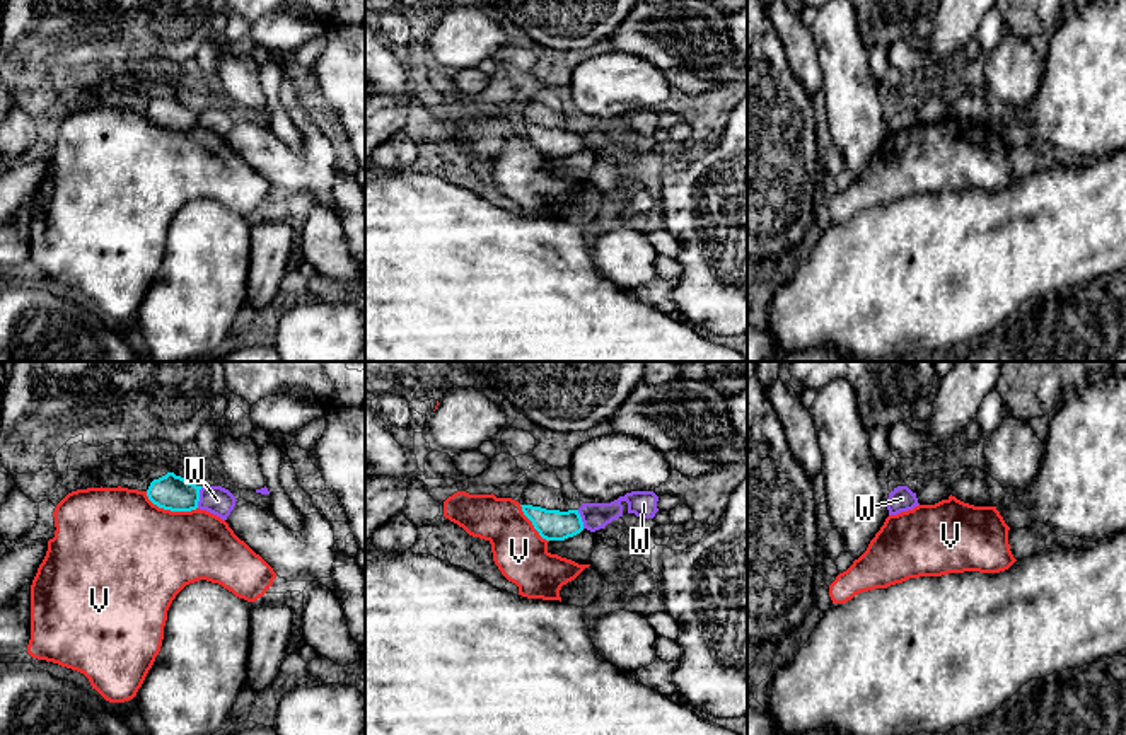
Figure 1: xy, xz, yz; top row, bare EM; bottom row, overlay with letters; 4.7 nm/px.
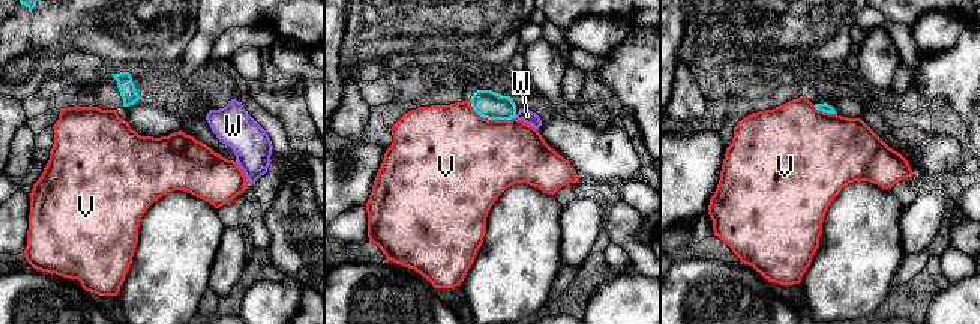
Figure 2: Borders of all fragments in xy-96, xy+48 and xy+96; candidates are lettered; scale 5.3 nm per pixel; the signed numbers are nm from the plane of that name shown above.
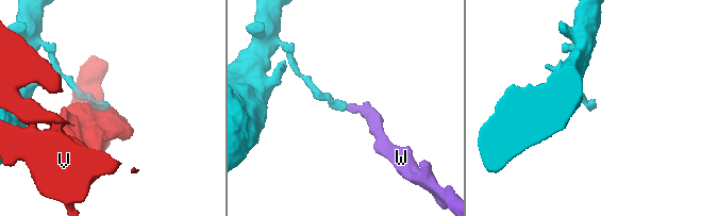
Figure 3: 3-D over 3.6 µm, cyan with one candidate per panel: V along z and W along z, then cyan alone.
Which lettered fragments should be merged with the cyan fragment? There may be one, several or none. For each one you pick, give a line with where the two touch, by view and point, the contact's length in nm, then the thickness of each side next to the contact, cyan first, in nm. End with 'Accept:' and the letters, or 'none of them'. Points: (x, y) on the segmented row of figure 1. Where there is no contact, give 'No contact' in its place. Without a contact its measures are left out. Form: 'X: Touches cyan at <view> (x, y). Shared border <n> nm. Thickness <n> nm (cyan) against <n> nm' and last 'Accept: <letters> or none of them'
Accept: none of them

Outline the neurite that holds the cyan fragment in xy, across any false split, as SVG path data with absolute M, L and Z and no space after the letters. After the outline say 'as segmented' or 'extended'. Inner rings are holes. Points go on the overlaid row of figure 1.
M167 472L150 483L147 496L159 508L171 512L191 512L198 508L200 489L201 486L176 476L174 472Z; as segmented

